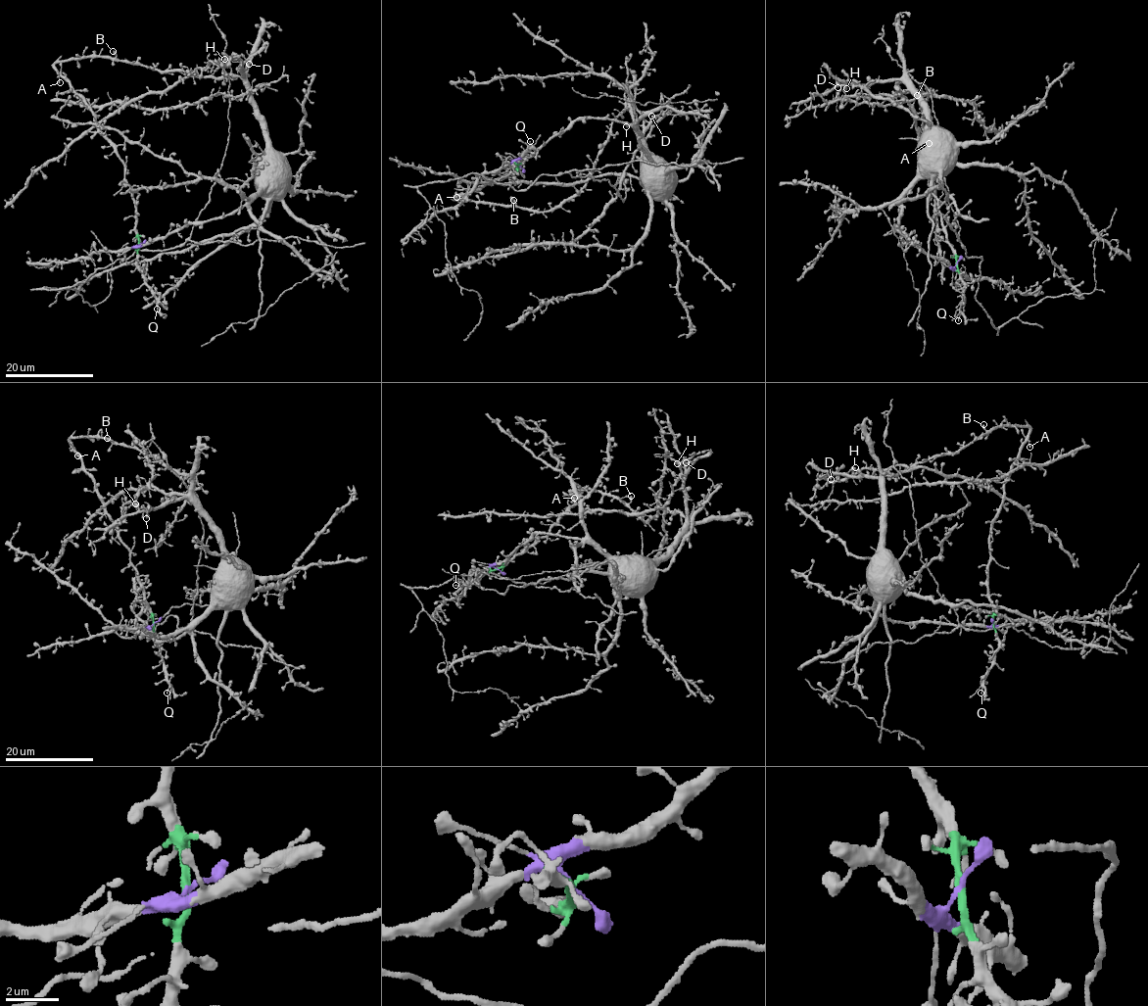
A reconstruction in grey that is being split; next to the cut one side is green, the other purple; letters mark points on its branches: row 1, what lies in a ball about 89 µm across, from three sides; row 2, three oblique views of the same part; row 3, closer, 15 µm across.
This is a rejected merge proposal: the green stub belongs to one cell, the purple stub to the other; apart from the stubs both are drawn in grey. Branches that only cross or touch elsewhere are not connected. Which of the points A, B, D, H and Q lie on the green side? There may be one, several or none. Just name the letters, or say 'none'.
A, B, Q

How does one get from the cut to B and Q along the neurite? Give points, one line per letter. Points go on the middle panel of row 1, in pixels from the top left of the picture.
B: (519, 165), (519, 169), (511, 171), (512, 176), (507, 173), (506, 176), (454, 198), (512, 205), (513, 200)
Q: (519, 165), (515, 161), (531, 146), (530, 141)

